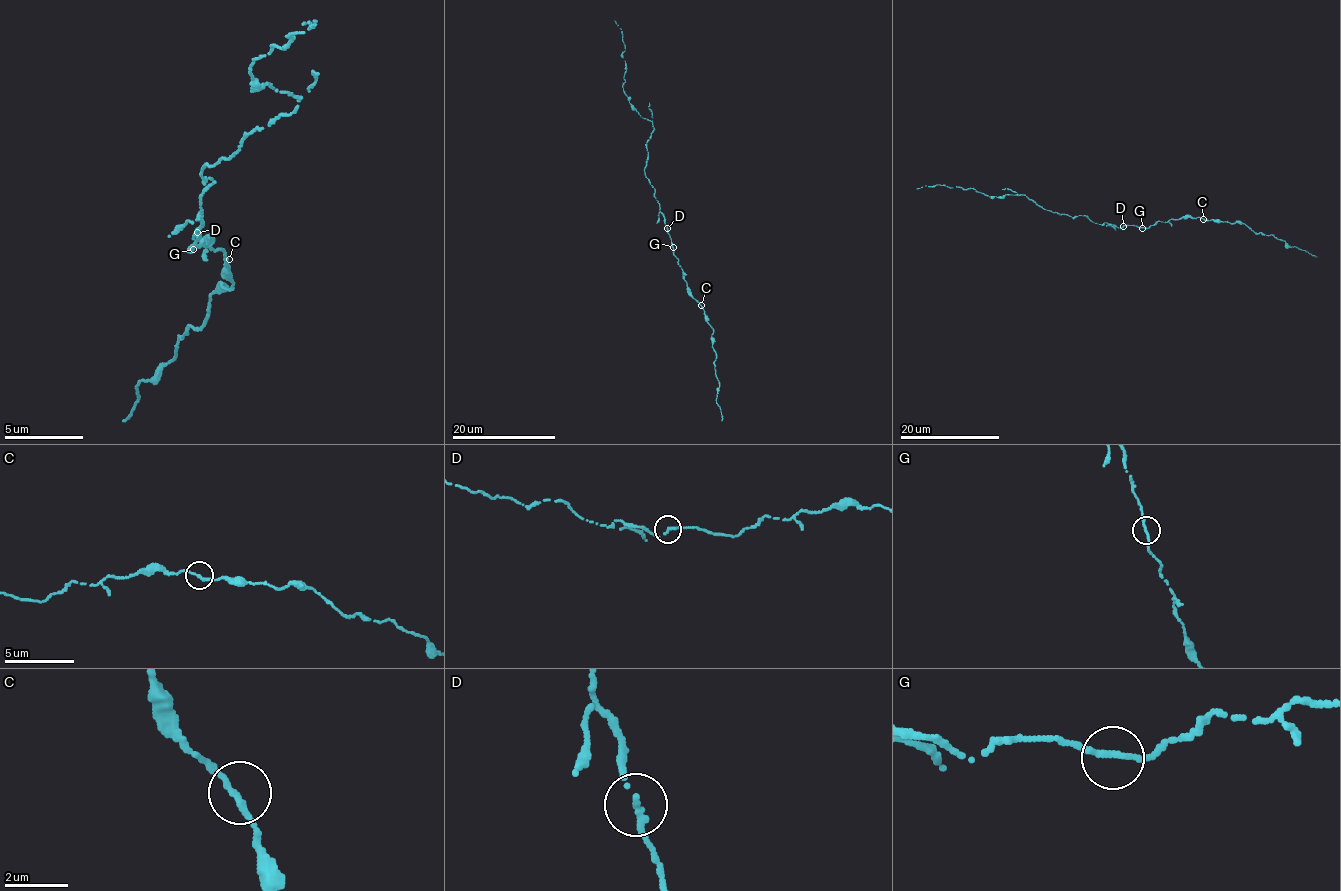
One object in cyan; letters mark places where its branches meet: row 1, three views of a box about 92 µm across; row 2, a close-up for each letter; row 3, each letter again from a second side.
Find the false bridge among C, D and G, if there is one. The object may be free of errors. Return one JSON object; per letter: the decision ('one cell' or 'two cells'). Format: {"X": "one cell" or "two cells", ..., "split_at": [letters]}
{"C": "one cell", "D": "one cell", "G": "one cell", "split_at": []}

